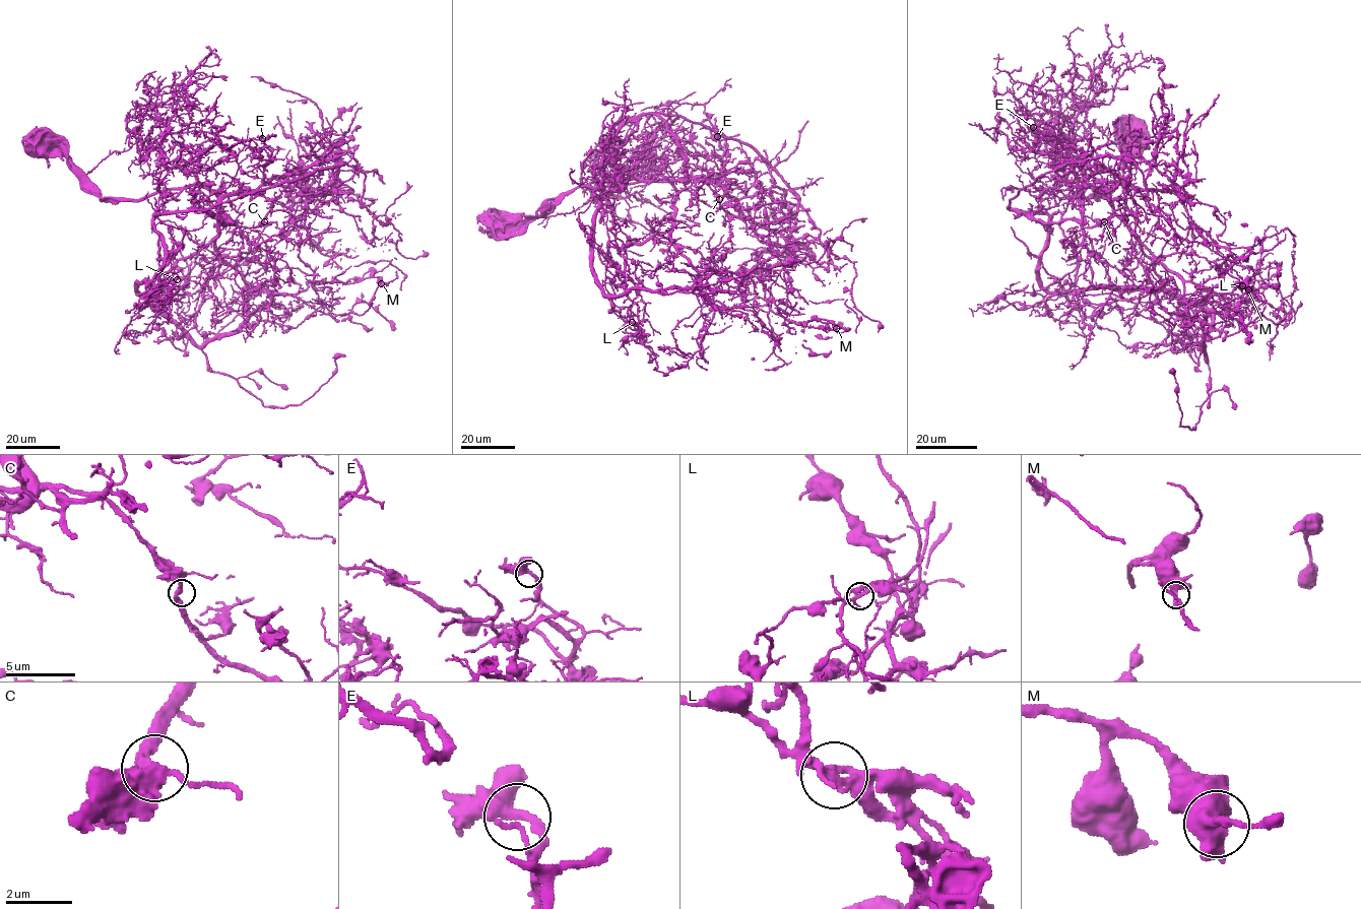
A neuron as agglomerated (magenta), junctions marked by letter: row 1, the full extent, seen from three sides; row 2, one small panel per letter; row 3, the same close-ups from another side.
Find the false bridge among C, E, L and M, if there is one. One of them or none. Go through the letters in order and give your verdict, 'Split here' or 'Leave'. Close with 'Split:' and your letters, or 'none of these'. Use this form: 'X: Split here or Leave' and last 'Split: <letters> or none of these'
C: Leave
E: Leave
L: Leave
M: Leave
Split: none of these

